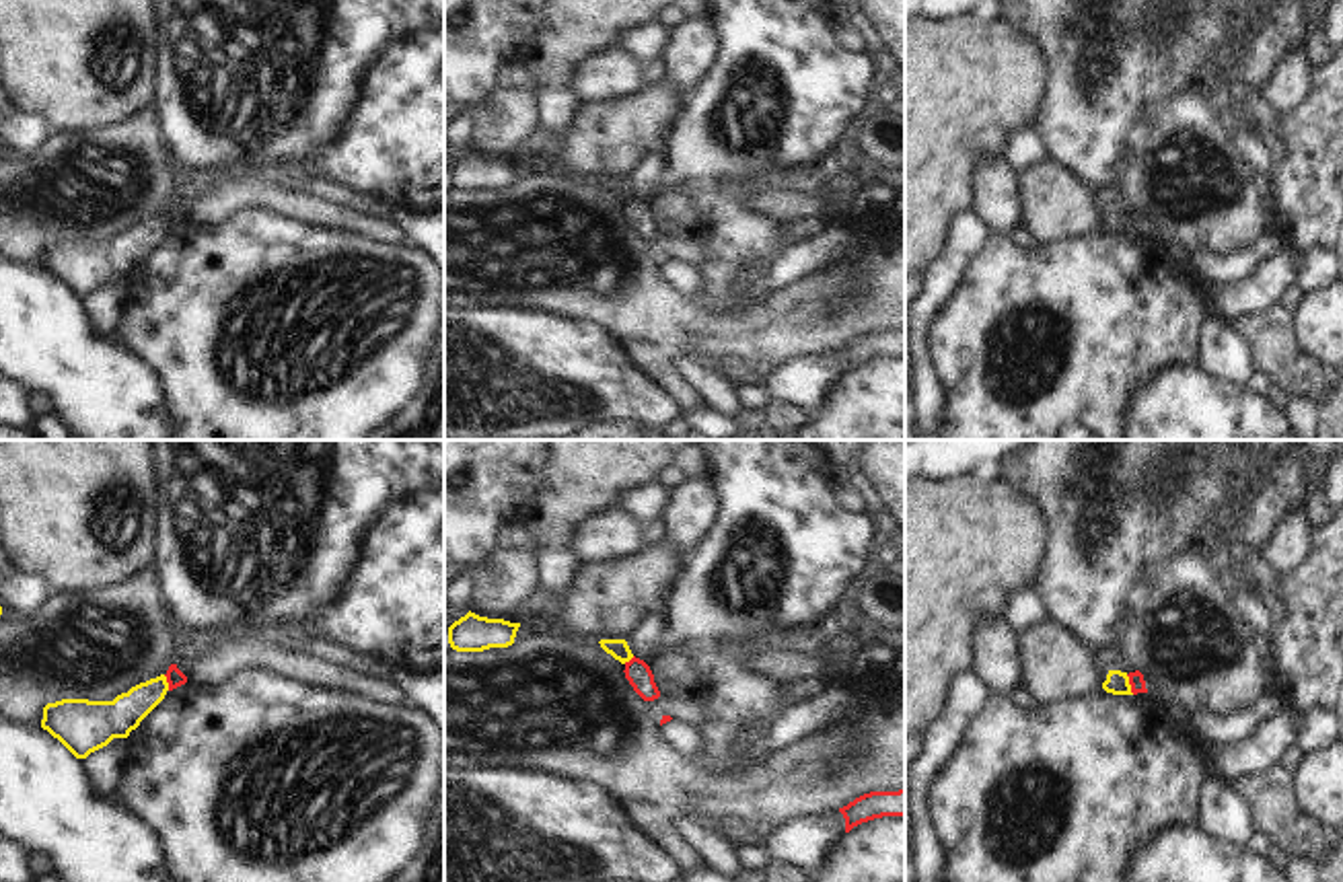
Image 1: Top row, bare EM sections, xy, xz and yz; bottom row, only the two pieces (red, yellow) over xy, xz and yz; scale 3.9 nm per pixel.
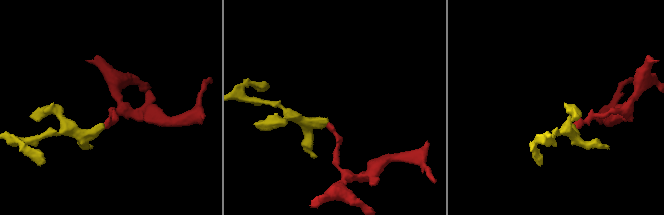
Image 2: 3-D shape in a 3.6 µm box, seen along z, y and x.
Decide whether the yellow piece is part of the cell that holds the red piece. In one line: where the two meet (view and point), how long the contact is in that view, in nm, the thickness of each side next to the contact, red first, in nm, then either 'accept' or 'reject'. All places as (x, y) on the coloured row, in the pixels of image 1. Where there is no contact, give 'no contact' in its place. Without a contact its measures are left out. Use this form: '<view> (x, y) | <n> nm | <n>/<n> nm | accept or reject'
yz (1130, 683) | 90 nm | 60/90 nm | reject

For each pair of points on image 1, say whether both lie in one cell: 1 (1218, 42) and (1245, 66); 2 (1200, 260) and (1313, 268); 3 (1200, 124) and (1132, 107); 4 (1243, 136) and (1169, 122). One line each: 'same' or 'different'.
1: different
2: same
3: different
4: different

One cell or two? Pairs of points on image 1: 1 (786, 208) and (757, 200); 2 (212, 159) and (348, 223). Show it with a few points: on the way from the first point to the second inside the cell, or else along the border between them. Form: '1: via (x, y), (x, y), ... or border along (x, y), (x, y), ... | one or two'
1: via (780, 206), (764, 202) | one
2: border along (225, 171), (208, 177) | two

